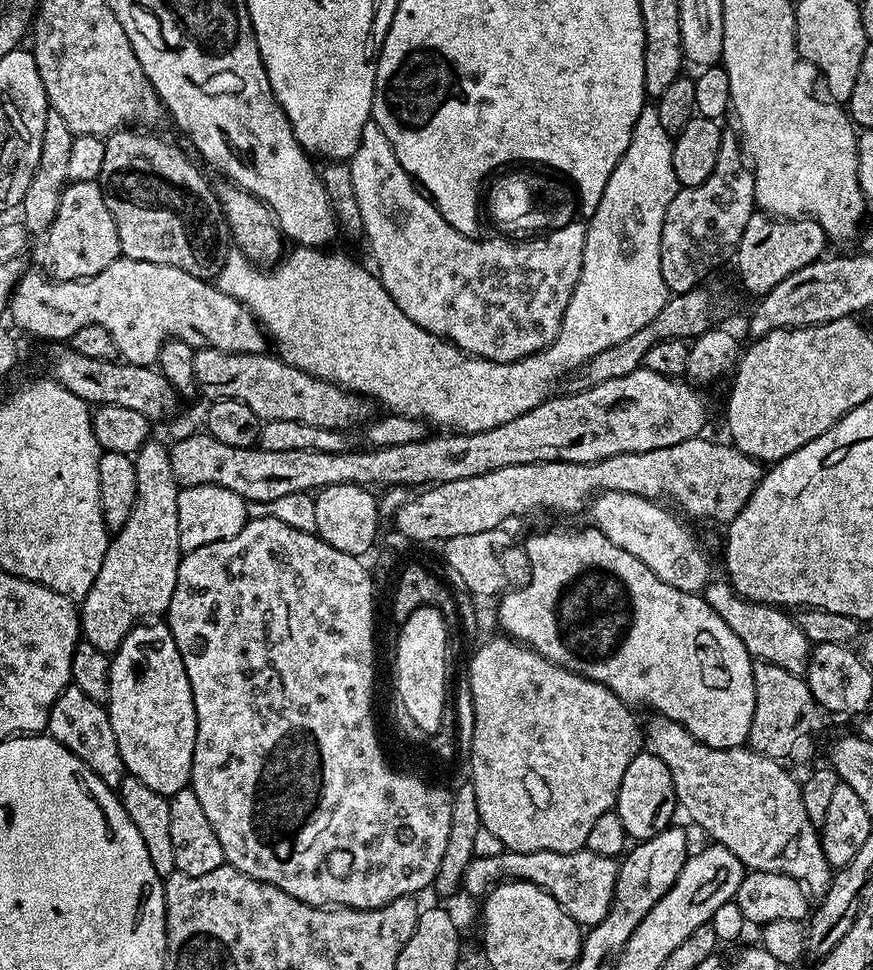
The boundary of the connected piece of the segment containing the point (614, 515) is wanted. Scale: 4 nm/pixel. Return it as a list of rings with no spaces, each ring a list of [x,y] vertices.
[[[604,491],[597,493],[589,503],[588,512],[592,514],[591,523],[614,546],[634,554],[642,566],[650,566],[662,582],[683,592],[703,593],[710,583],[708,560],[700,549],[700,544],[684,529],[683,519],[675,520],[665,509],[665,505],[626,491]]]

